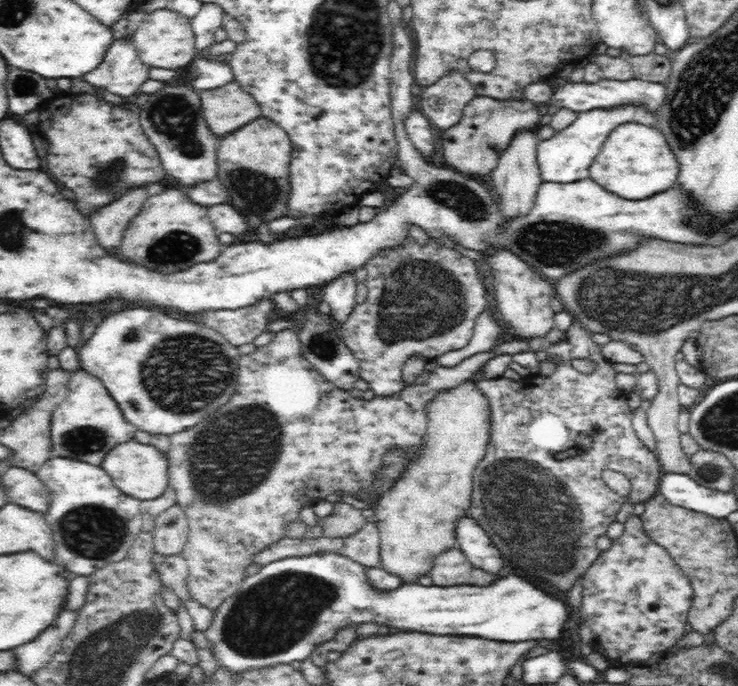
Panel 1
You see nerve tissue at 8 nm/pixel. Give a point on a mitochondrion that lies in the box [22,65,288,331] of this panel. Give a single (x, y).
(175, 117)

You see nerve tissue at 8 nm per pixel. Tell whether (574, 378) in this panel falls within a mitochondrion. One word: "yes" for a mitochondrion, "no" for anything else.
no

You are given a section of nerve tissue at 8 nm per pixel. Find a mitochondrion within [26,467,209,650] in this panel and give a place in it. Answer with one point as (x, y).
(93, 532)

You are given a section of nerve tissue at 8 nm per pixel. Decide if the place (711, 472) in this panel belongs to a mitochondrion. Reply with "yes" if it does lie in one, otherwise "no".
yes

